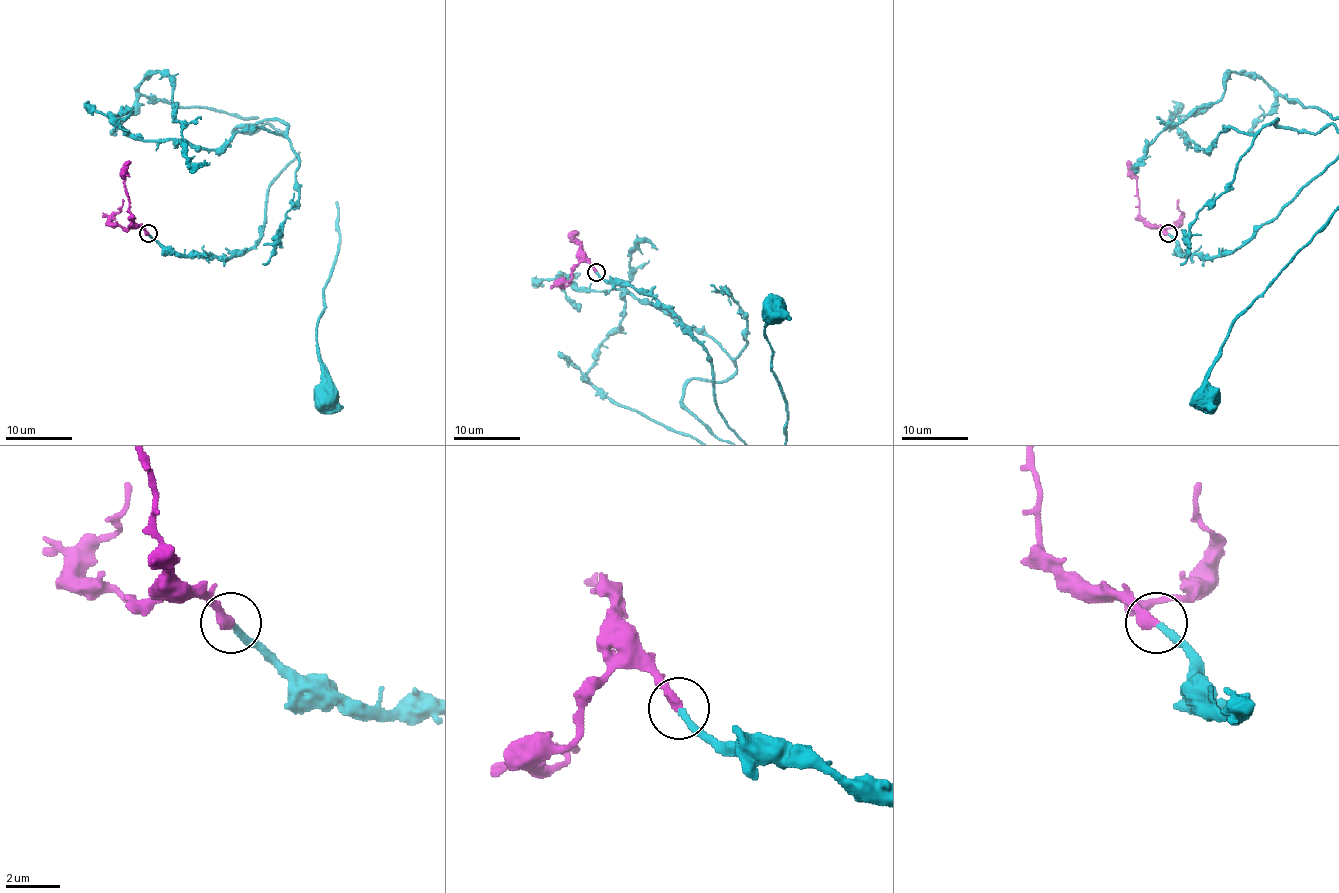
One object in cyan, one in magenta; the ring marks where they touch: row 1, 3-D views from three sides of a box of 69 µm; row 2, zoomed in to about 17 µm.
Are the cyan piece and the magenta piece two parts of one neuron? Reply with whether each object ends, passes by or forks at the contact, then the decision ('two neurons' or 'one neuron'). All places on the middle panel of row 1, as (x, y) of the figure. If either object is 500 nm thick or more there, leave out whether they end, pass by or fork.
cyan ends | magenta ends | one neuron

